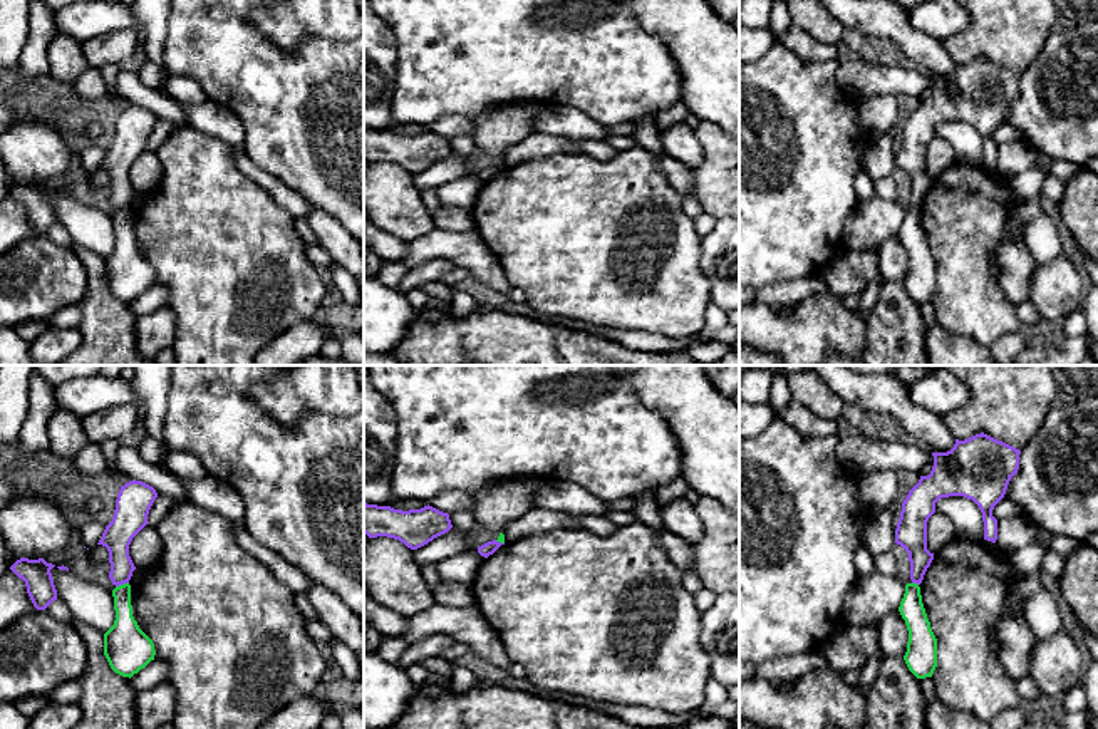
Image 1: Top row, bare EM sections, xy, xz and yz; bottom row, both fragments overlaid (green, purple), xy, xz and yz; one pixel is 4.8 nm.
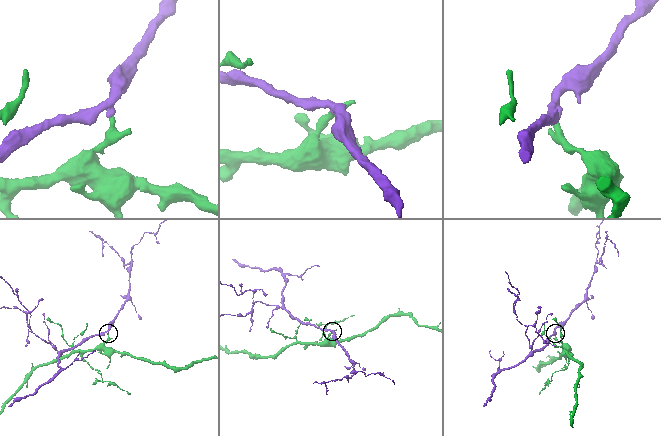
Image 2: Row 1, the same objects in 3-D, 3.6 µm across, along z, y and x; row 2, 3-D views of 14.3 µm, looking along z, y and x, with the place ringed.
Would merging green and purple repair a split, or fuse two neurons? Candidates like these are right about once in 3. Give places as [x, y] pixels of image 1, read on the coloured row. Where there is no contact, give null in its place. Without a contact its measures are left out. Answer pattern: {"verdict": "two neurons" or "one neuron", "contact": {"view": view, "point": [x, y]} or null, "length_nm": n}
{"verdict": "two neurons", "contact": {"view": "xy", "point": [121, 585]}, "length_nm": 70}

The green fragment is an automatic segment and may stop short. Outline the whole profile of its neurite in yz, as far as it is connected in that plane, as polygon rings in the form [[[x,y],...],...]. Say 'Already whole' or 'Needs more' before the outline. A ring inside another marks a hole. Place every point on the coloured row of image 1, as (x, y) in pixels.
Already whole. [[[907,583],[899,612],[909,630],[907,652],[904,660],[917,679],[932,677],[937,667],[937,639],[927,618],[920,587]]]

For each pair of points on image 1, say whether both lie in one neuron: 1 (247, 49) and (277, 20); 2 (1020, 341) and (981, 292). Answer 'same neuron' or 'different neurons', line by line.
1: different neurons
2: different neurons

